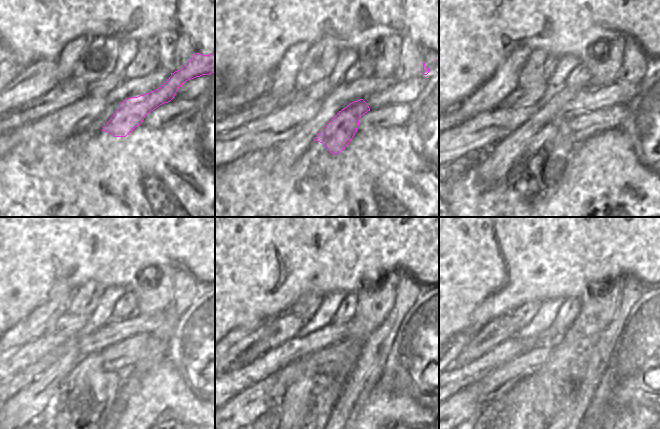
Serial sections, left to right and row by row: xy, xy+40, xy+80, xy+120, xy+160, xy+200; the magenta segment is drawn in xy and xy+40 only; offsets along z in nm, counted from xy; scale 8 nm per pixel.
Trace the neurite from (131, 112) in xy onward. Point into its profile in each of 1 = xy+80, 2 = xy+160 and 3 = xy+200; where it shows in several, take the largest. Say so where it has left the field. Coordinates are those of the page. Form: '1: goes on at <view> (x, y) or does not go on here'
1: goes on at xy+80 (554, 143)
2: goes on at xy+160 (306, 406)
3: goes on at xy+200 (530, 409)

